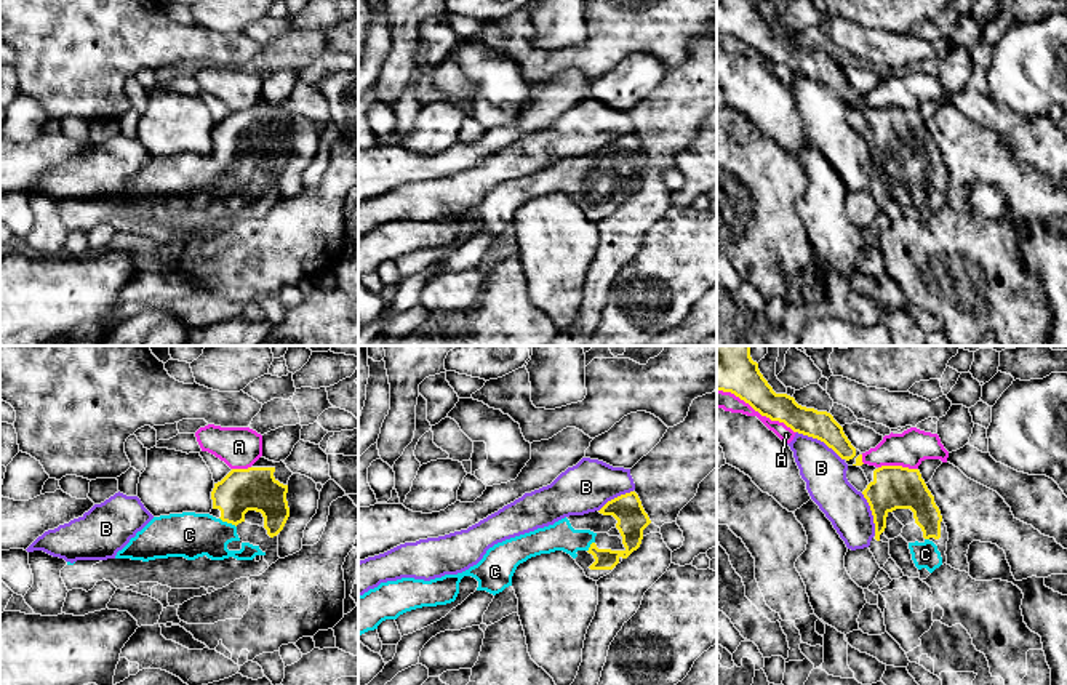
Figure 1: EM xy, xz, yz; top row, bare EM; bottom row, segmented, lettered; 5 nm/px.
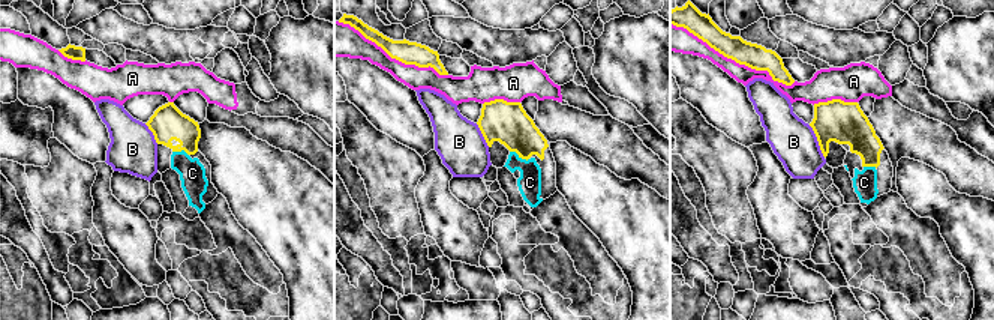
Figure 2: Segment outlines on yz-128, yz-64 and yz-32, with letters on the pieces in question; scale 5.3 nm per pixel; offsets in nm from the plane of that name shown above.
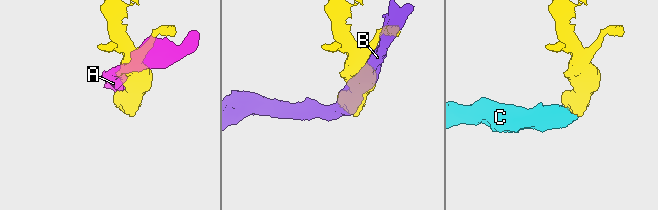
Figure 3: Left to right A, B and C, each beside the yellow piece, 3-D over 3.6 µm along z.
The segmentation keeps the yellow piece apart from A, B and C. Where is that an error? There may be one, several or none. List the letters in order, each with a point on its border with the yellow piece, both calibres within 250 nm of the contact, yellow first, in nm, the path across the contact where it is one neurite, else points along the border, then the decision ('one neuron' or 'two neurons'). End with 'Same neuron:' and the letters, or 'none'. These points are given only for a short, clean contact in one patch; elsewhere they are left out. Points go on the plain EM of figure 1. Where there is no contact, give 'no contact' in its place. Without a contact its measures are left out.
A: meets yellow in yz at (757, 52); 190 nm thick on the yellow side, 100 nm on the other; two neurons
B: meets yellow in yz at (821, 82); 140 nm thick on the yellow side, 220 nm on the other; two neurons
C: meets yellow in xy at (227, 164); 220 nm thick on the yellow side, 240 nm on the other; runs through xy (255, 130), (232, 152), (227, 164), (213, 176), (189, 176); one neuron
Same neuron: C

